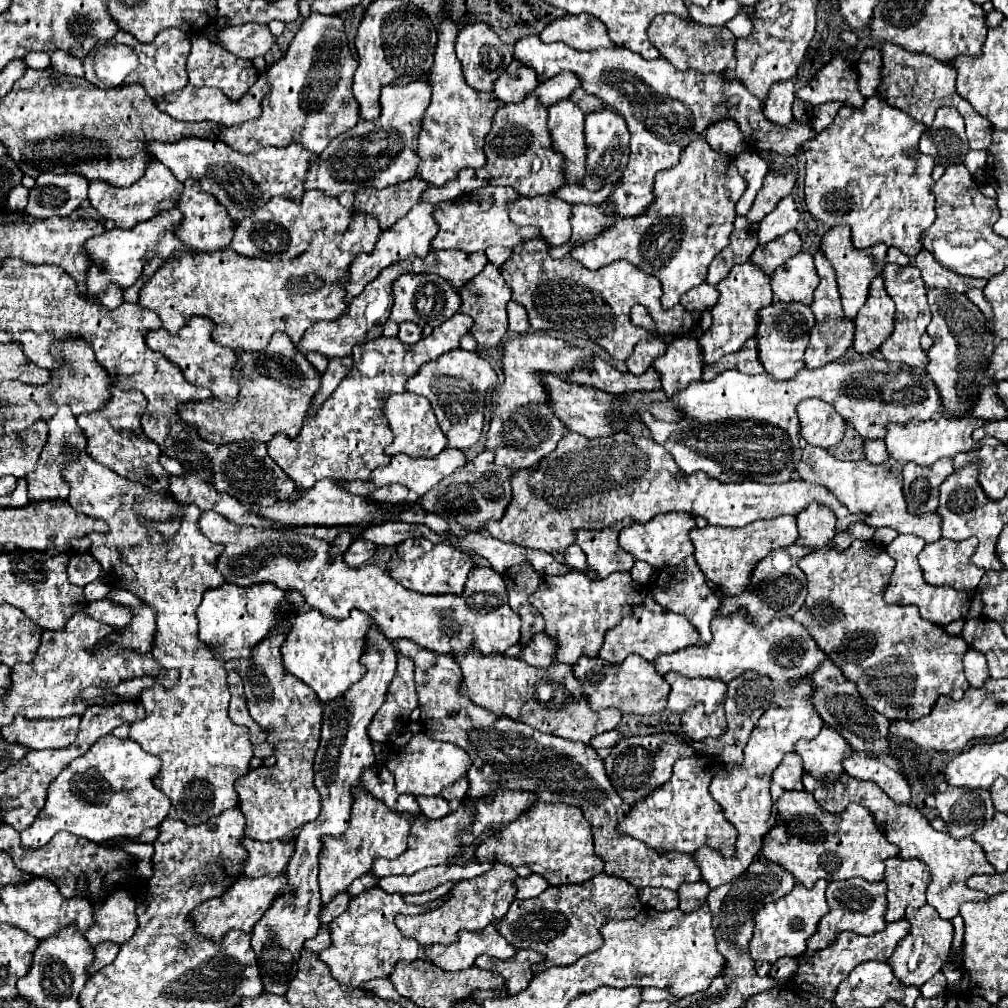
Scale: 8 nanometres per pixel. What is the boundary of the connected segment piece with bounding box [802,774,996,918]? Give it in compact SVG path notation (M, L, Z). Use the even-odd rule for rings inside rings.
M806 774L802 778L802 782L804 782L804 790L810 792L814 796L814 800L818 802L818 806L826 812L832 812L832 814L844 812L850 802L866 806L874 814L874 818L882 826L886 826L886 838L900 848L898 858L922 860L932 870L932 888L928 888L928 904L932 908L936 908L940 918L954 918L960 912L960 904L964 904L968 900L986 900L988 898L988 894L970 890L966 886L966 878L970 878L970 876L996 872L994 866L986 860L982 848L972 838L954 840L950 834L936 832L930 826L930 822L920 814L920 810L892 802L886 794L882 794L882 790L874 782L862 782L862 780L854 780L852 776L846 776L838 784L828 784L828 782L820 782L820 780L812 778L810 774Z

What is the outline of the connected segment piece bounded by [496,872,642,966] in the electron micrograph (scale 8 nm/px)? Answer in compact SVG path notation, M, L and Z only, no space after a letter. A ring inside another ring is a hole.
M602 872L580 884L550 885L538 898L514 900L508 914L496 922L496 928L514 948L530 948L542 952L554 966L568 966L602 946L600 928L606 922L614 918L630 920L640 910L638 888L618 876Z

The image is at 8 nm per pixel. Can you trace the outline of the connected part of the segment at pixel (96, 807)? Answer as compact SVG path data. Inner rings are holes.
M110 734L100 738L50 784L50 806L46 804L34 824L20 834L22 846L42 848L60 830L102 842L118 836L134 840L144 830L160 826L170 812L170 800L152 784L158 770L158 758L146 754L138 742Z

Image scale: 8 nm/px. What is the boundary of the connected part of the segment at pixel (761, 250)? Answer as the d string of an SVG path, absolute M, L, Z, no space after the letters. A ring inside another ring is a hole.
M790 230L778 238L774 238L768 244L760 244L752 252L750 262L754 262L754 266L762 268L762 272L766 272L770 276L782 262L786 262L788 258L798 254L800 246L802 246L800 236L794 230Z

